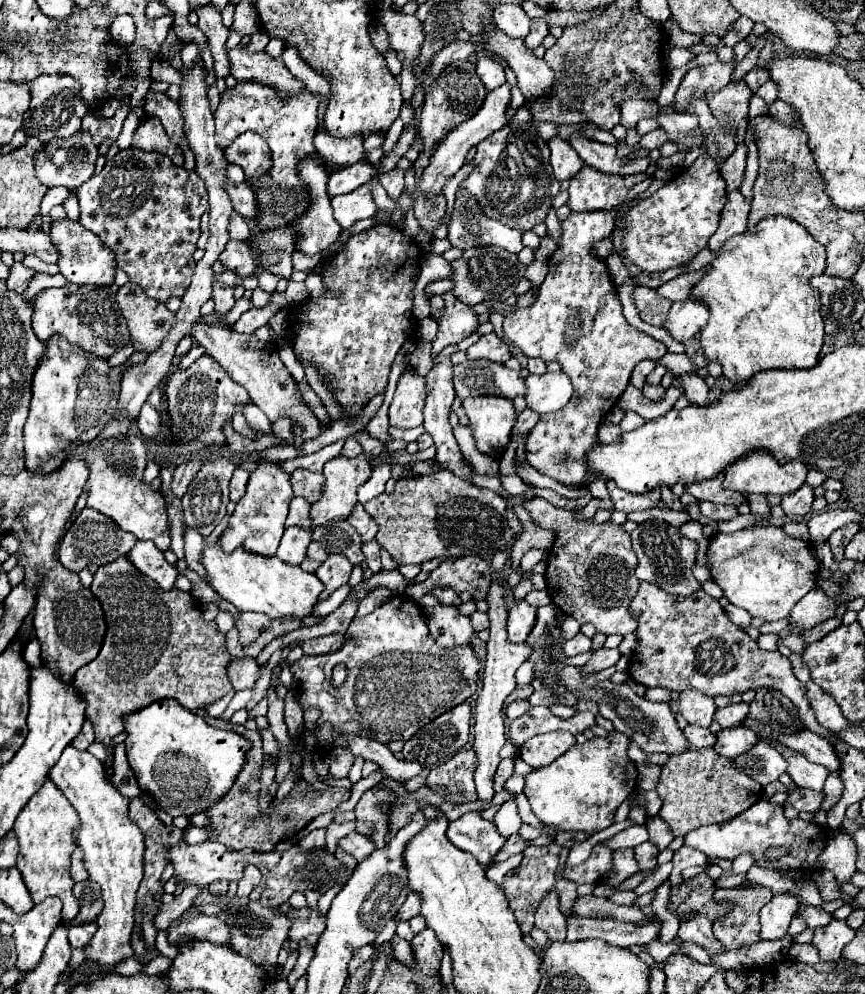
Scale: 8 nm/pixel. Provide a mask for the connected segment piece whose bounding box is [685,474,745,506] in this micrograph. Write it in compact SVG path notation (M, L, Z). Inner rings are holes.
M719 474L719 478L711 478L711 480L703 480L703 482L693 482L691 486L685 486L685 492L693 494L699 500L711 500L715 504L739 506L745 496L735 492L735 490L723 490L721 484L723 484L723 474Z

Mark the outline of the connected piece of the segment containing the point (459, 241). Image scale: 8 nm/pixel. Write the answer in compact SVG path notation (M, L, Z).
M457 190L455 196L455 206L449 222L449 242L459 250L491 244L515 254L523 250L521 232L487 218L479 202L475 202L475 198L469 194L463 194L463 190Z

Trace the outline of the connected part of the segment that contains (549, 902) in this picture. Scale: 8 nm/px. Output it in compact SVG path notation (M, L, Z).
M555 888L547 892L541 902L539 910L535 912L535 926L545 930L549 940L563 940L567 932L567 920L559 910L559 894Z

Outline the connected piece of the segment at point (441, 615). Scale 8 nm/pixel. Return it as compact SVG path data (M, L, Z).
M435 606L427 618L427 626L433 634L433 640L441 648L473 646L475 628L467 616L461 616L455 606Z

